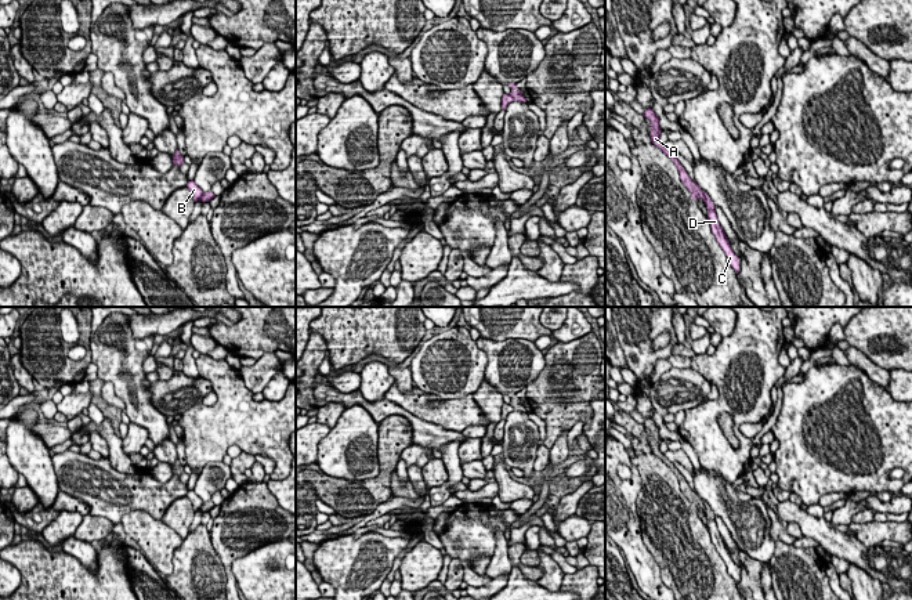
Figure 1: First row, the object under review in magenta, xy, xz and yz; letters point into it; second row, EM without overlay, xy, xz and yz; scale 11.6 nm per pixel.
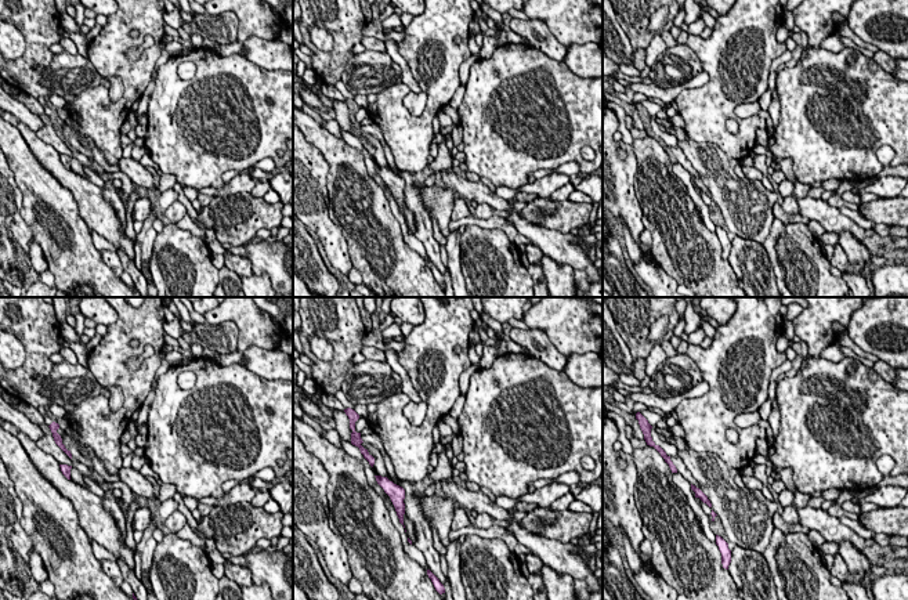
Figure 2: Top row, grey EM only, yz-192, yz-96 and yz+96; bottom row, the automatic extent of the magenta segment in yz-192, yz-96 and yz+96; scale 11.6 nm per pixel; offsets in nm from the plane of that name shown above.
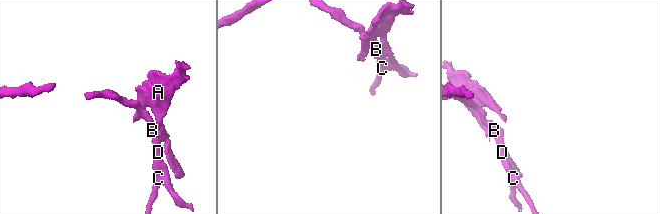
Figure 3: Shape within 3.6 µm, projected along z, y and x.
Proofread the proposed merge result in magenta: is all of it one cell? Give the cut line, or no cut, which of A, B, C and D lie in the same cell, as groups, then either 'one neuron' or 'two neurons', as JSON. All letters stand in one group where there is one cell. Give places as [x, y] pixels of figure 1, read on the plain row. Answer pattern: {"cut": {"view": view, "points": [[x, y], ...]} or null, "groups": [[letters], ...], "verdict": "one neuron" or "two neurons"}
{"cut": {"view": "yz", "points": [[702, 501], [705, 510]]}, "groups": [["A"], ["B", "C", "D"]], "verdict": "two neurons"}

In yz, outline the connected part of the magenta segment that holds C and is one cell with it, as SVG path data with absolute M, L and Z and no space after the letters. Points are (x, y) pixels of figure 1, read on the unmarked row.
M703 500L703 505L705 505L705 514L706 514L706 518L707 518L707 529L709 529L712 542L713 542L717 553L720 554L723 561L725 563L728 574L738 583L739 582L739 567L731 559L730 550L727 549L727 546L723 541L723 536L720 535L720 532L717 529L714 513L712 512L712 509L709 507L709 505L705 500Z

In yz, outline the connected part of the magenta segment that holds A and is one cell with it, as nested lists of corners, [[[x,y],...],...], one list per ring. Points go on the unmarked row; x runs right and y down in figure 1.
[[[648,418],[645,419],[645,422],[643,423],[644,427],[648,427],[651,434],[651,452],[654,455],[656,455],[666,466],[669,466],[673,473],[676,474],[676,477],[678,478],[678,484],[680,484],[680,489],[681,492],[687,496],[687,499],[691,502],[691,509],[702,509],[705,512],[705,505],[703,500],[701,499],[701,496],[692,491],[688,485],[688,482],[685,481],[685,478],[683,477],[683,474],[677,470],[677,467],[673,465],[673,462],[670,462],[665,453],[661,451],[661,438],[659,438],[659,427],[656,426],[656,423],[654,422],[654,419]]]

